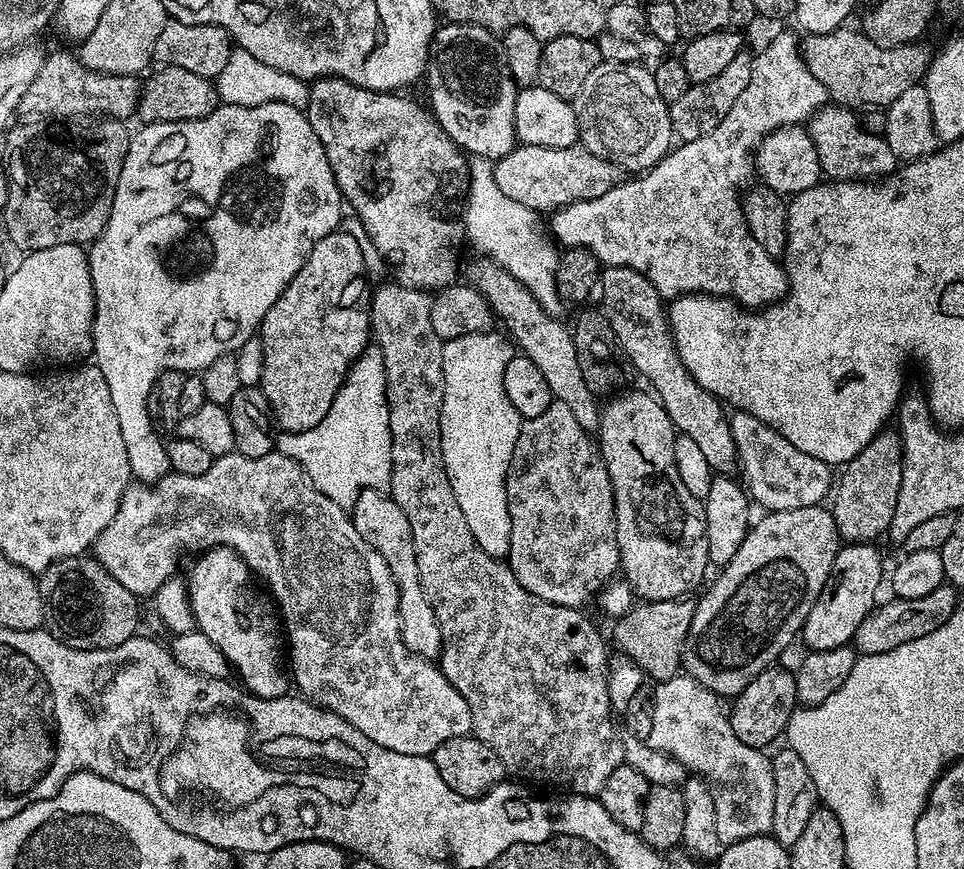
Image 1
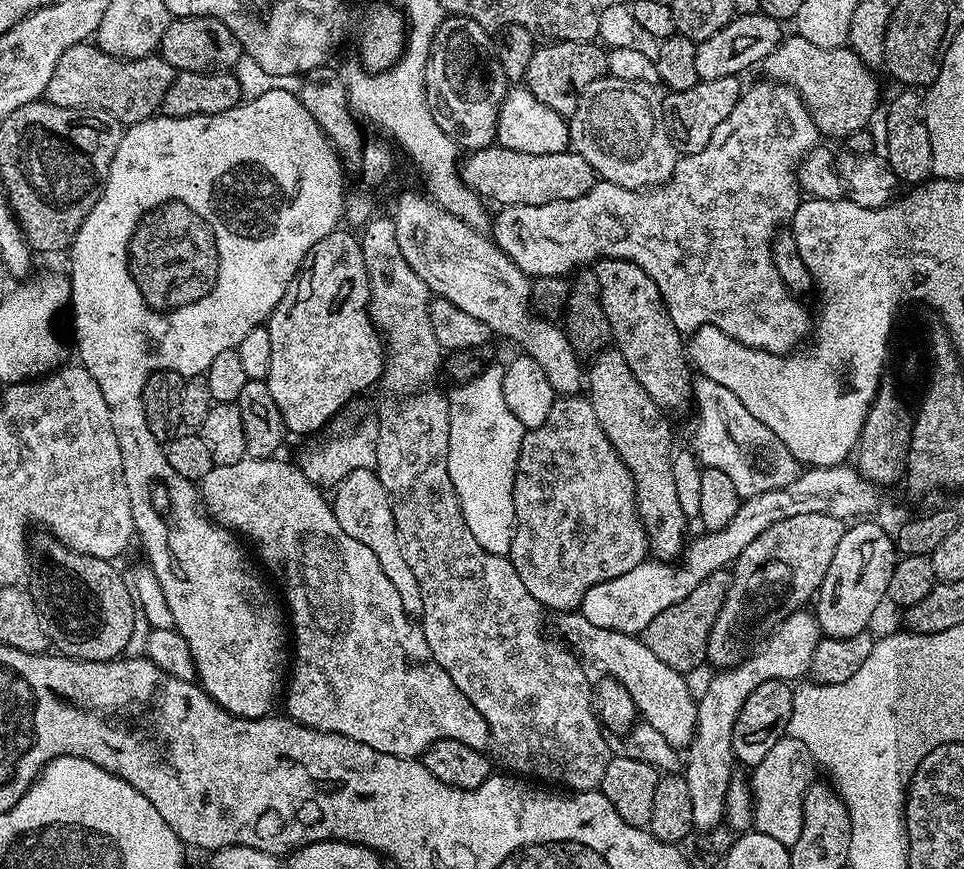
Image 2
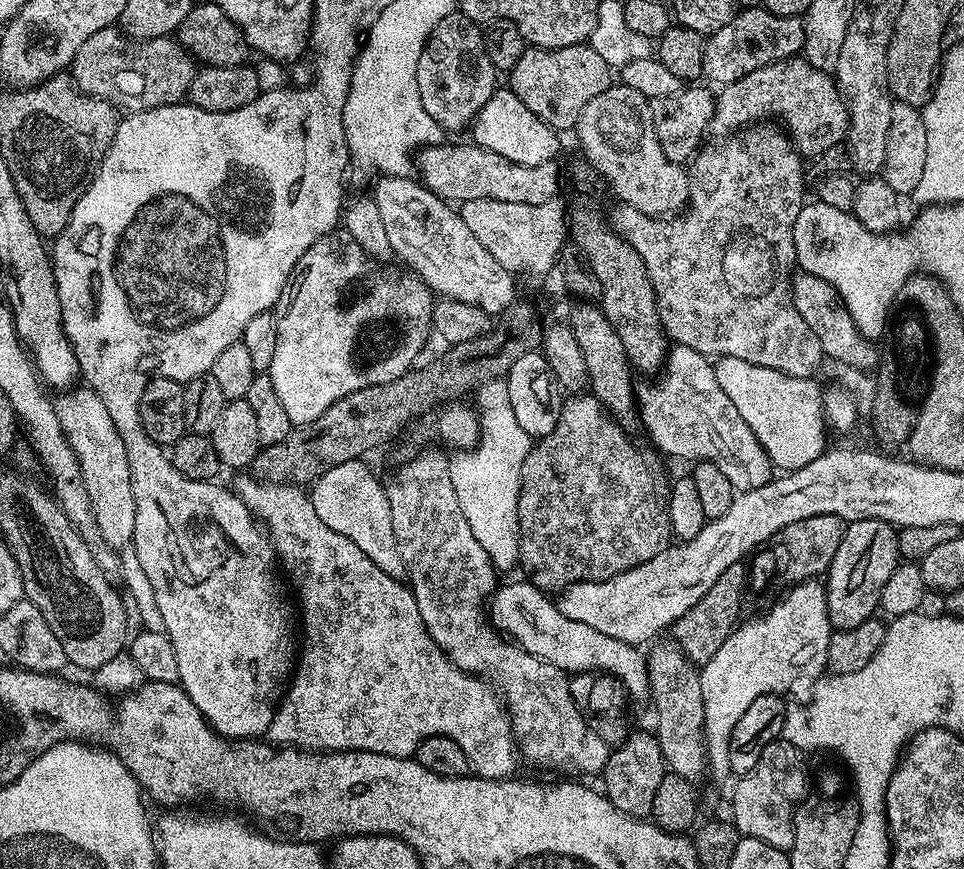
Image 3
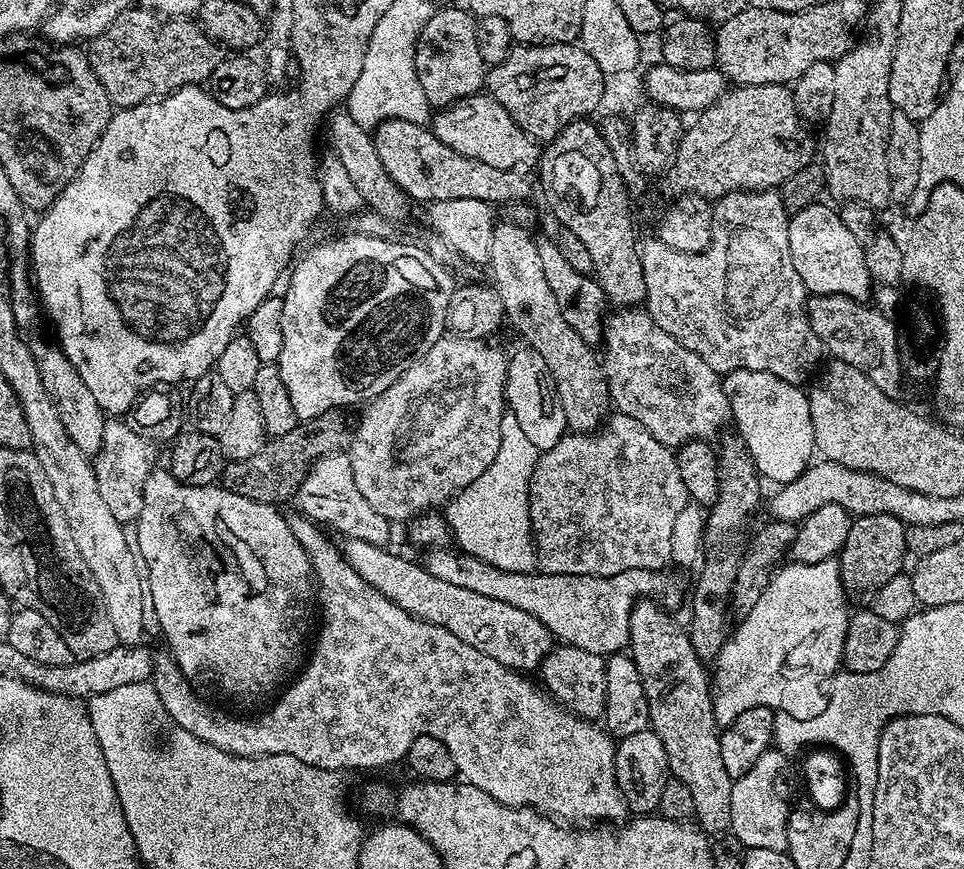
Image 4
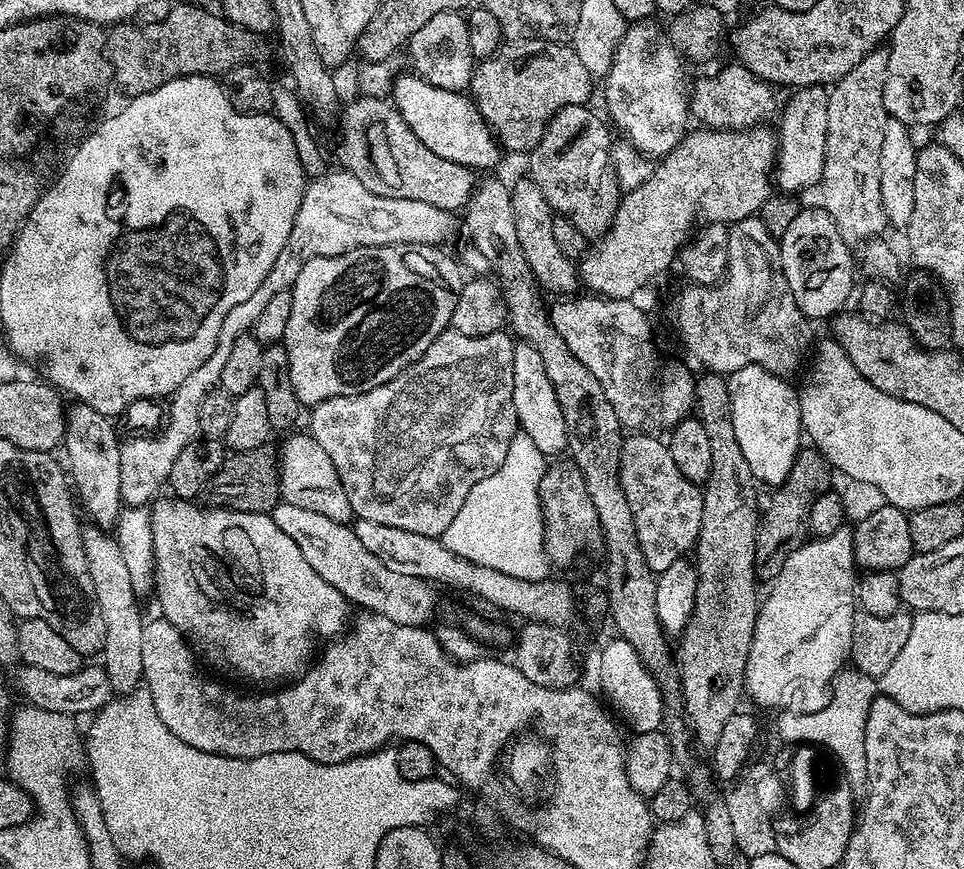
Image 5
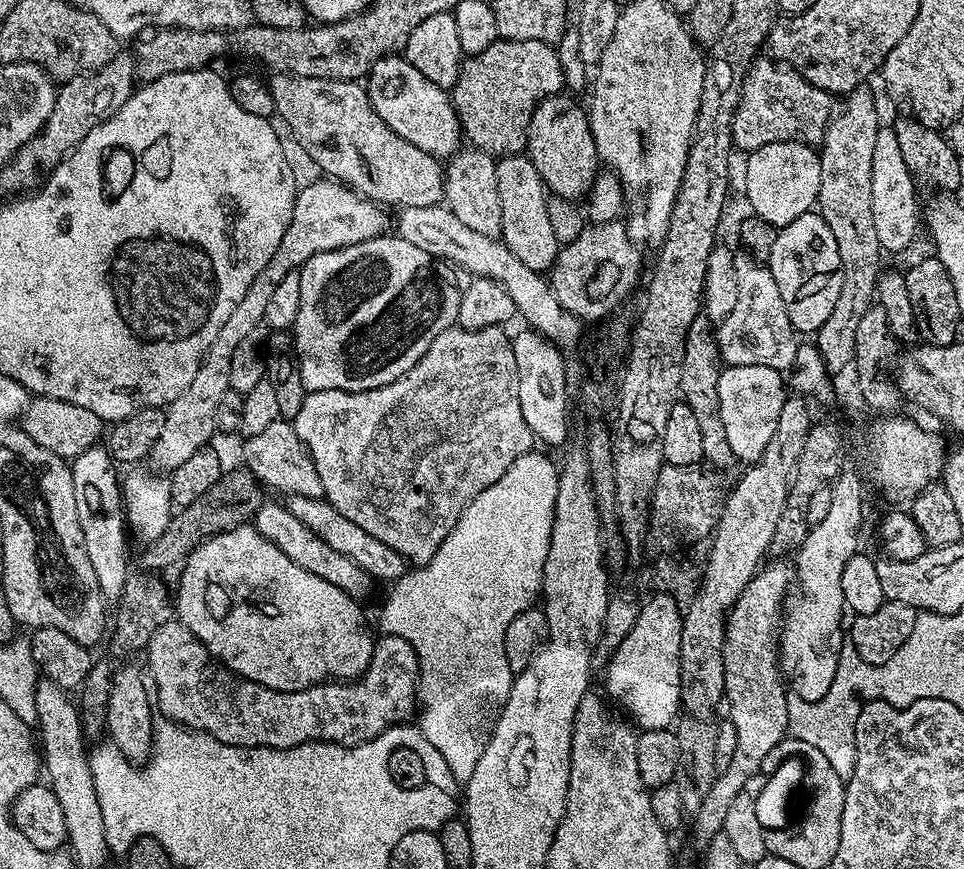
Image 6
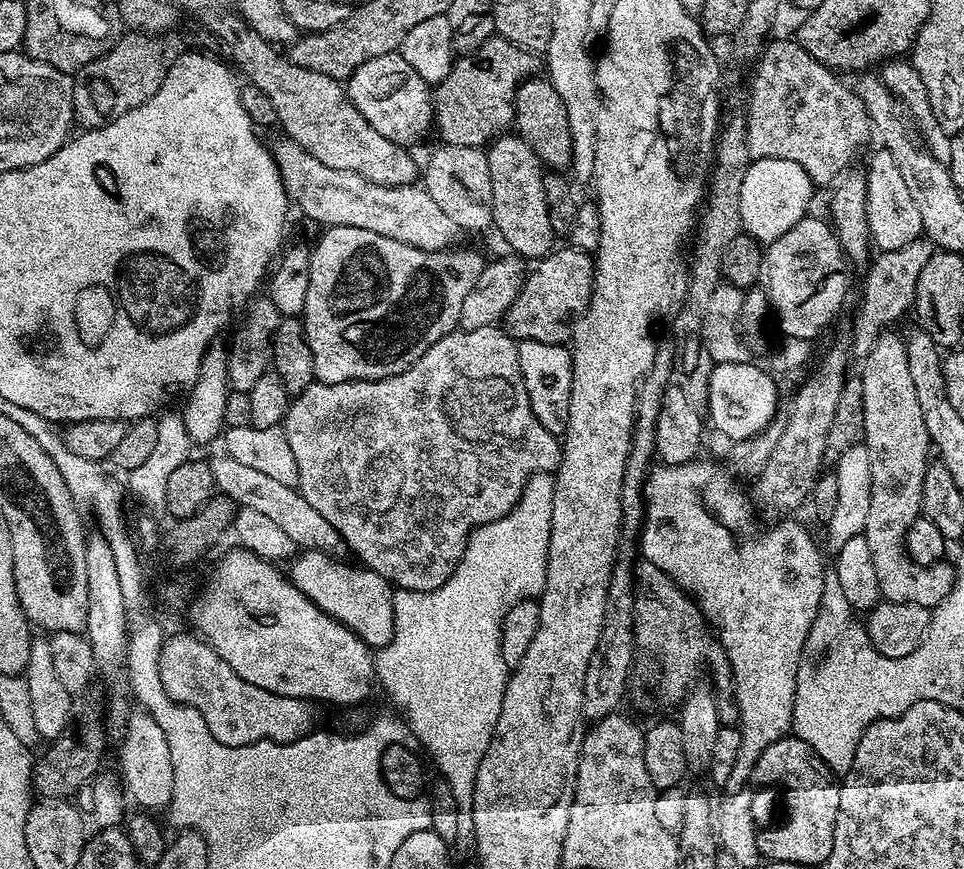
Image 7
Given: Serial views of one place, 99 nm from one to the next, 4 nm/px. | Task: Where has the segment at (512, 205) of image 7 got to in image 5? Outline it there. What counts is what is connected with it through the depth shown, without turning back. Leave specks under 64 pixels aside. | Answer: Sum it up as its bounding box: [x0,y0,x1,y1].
[511,178,578,294]

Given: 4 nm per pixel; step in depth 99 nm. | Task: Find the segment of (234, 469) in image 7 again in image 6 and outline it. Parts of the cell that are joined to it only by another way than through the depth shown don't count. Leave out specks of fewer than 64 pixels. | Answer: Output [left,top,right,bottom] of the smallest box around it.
[286,496,406,582]

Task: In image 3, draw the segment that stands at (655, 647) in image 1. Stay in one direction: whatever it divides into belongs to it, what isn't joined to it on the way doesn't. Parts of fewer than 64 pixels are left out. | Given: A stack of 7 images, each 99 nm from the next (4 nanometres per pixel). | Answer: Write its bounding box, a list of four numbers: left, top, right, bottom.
[671,563,750,666]

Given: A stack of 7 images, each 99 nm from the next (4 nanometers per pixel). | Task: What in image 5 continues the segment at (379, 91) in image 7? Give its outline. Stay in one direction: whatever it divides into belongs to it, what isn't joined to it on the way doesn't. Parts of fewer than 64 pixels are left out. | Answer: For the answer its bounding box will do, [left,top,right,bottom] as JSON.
[390,74,502,170]

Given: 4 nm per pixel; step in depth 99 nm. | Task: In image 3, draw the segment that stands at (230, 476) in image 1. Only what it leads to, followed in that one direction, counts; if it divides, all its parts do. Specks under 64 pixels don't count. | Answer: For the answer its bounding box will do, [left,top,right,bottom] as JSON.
[234,474,518,780]

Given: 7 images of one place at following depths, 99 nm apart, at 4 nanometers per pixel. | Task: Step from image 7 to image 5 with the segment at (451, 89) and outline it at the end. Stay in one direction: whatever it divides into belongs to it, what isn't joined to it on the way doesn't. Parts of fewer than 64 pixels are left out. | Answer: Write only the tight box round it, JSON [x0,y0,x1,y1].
[470,40,594,154]

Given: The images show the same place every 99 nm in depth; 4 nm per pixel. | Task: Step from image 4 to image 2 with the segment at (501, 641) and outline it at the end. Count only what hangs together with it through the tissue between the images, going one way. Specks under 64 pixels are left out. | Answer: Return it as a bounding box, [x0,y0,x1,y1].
[555,610,697,750]

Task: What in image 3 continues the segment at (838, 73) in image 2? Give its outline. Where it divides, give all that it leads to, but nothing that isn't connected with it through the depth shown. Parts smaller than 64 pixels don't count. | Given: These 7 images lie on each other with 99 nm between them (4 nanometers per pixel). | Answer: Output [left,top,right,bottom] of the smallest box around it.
[713,58,848,158]

